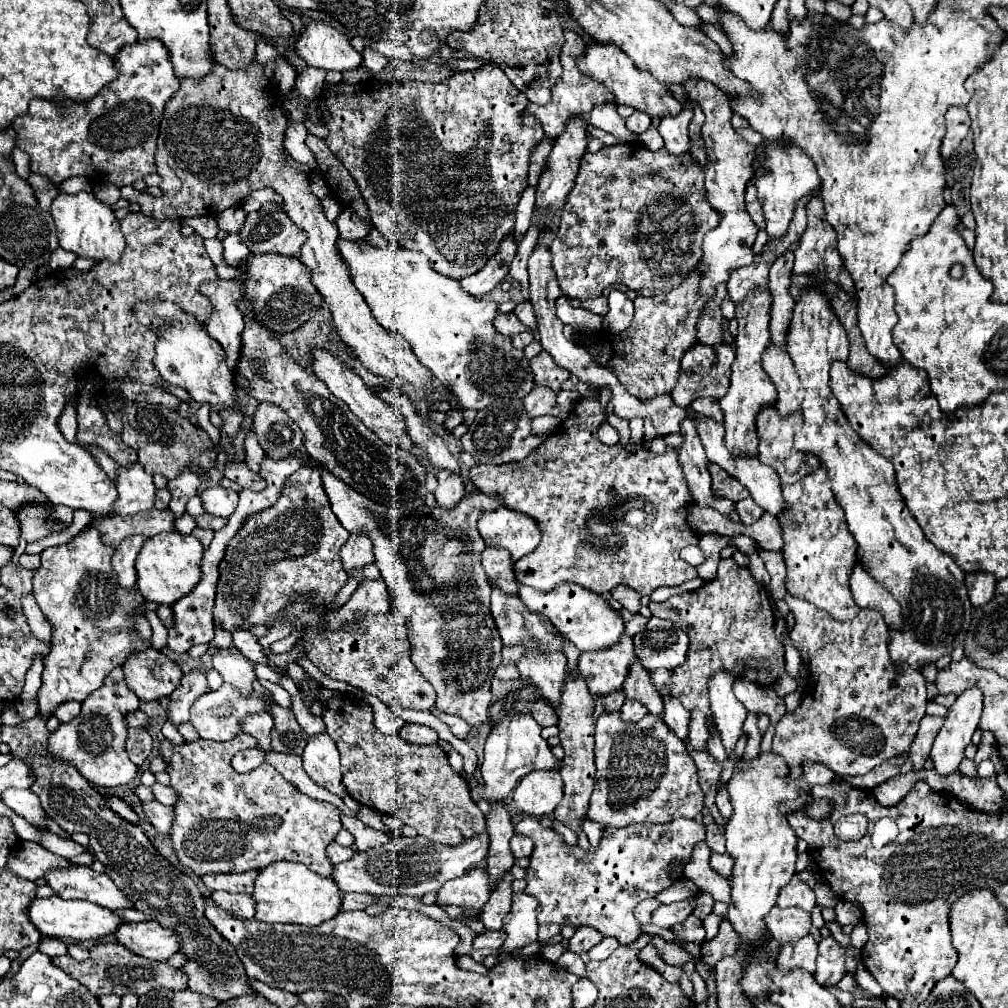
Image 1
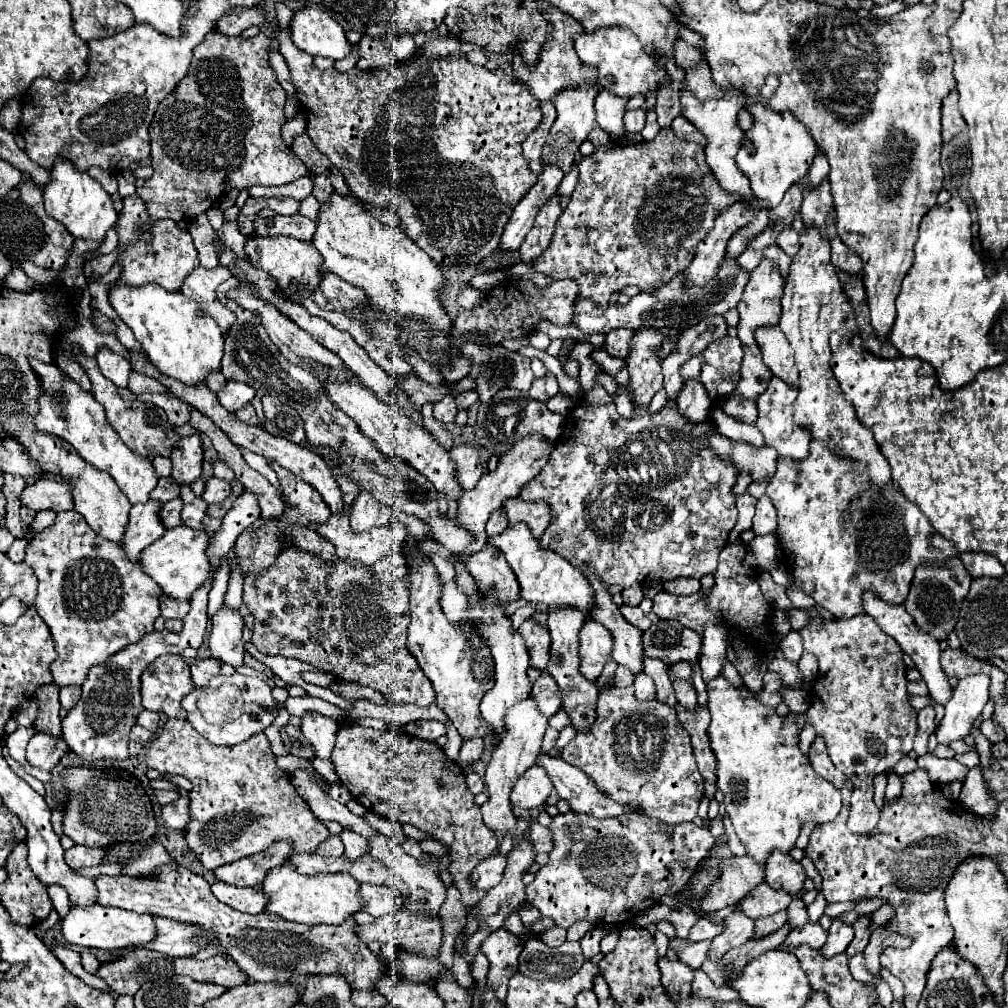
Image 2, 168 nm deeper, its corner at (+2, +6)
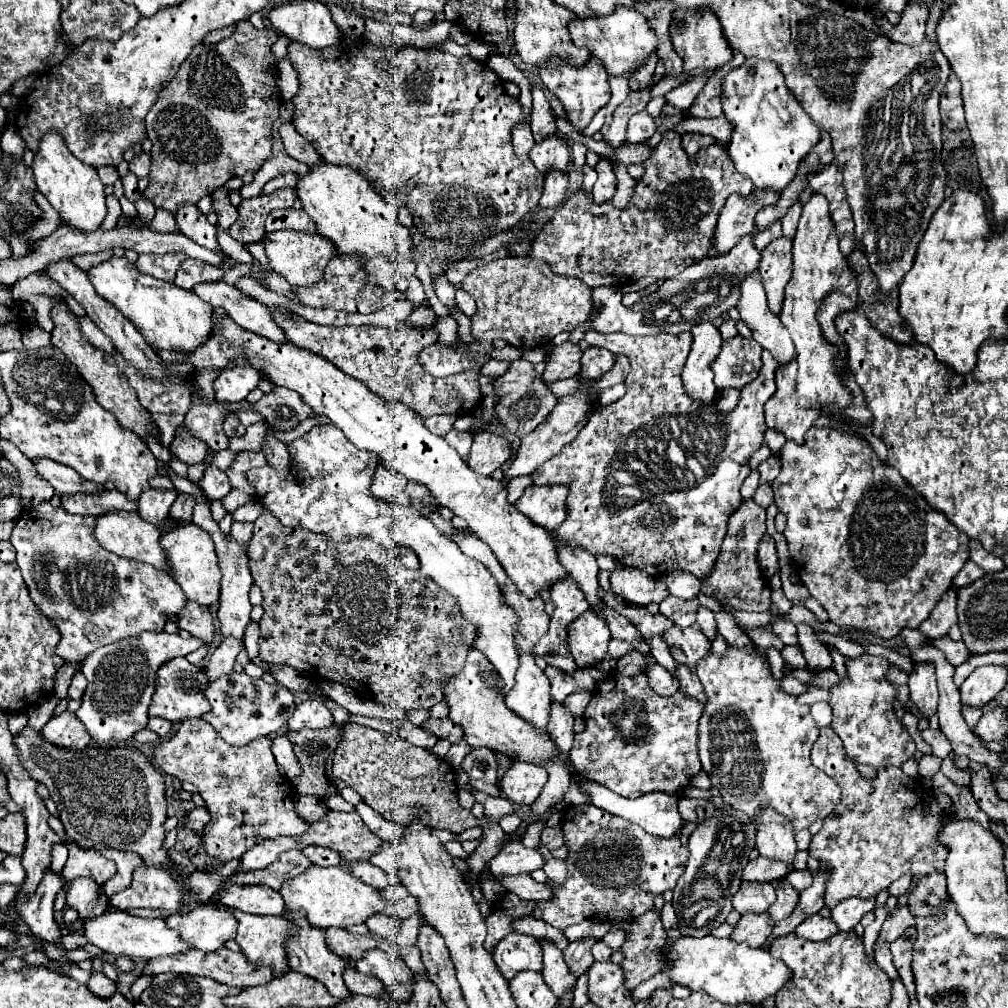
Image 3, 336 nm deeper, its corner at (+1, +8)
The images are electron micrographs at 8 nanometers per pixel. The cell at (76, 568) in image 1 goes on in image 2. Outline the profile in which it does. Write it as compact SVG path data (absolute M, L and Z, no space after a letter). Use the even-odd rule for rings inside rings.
M60 511L54 525L34 535L26 545L24 563L38 577L38 597L32 603L46 621L56 645L58 657L50 665L56 685L82 685L92 665L106 661L116 651L154 631L154 621L160 617L160 585L142 571L140 561L130 561L120 545L96 535L78 511Z

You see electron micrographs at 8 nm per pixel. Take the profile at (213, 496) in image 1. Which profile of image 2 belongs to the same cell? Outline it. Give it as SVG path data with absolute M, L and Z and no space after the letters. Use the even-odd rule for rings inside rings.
M210 477L206 481L206 491L202 495L202 499L210 505L210 503L222 503L226 497L230 495L230 483L218 477Z

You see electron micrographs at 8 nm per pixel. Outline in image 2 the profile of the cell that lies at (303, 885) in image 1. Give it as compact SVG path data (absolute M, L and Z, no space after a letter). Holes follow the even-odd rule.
M280 865L266 875L262 887L270 899L266 911L304 925L340 925L346 921L346 917L358 913L364 903L360 897L360 883L352 875L344 873L300 875L294 867Z

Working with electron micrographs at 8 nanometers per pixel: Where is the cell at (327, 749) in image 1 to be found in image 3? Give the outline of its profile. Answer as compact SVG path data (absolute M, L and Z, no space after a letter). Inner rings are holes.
M307 699L297 705L293 717L289 719L289 729L293 727L313 727L313 729L325 729L333 725L331 711L317 699Z

